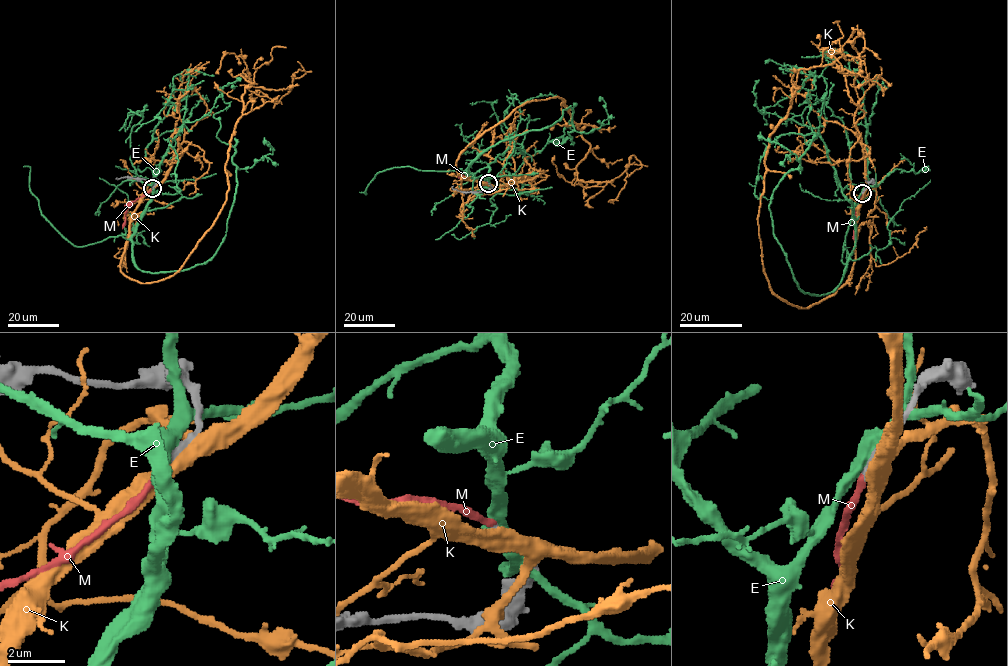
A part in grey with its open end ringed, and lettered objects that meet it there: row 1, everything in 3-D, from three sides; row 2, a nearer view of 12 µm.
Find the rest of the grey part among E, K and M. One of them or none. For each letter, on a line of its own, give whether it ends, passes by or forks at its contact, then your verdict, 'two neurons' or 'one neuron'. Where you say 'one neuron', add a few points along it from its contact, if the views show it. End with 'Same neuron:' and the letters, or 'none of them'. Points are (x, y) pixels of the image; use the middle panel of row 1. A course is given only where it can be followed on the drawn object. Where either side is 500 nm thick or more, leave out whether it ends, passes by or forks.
E: two neurons
K: it forks there; two neurons
M: it ends there; one neuron; it runs (488, 183), (458, 177)
Same neuron: M

